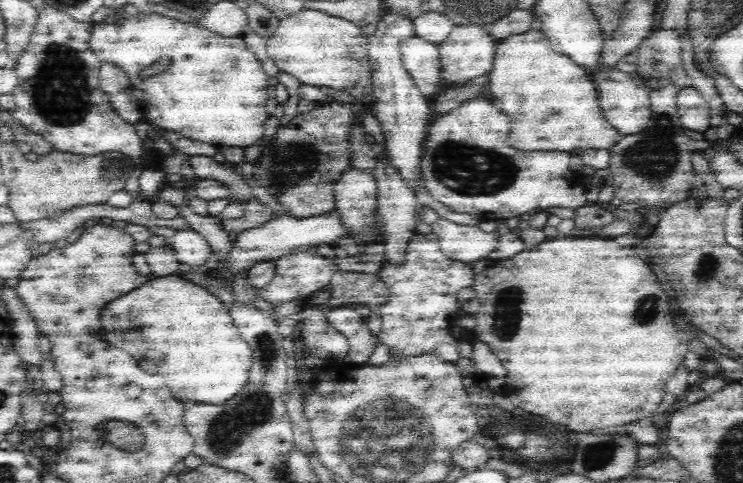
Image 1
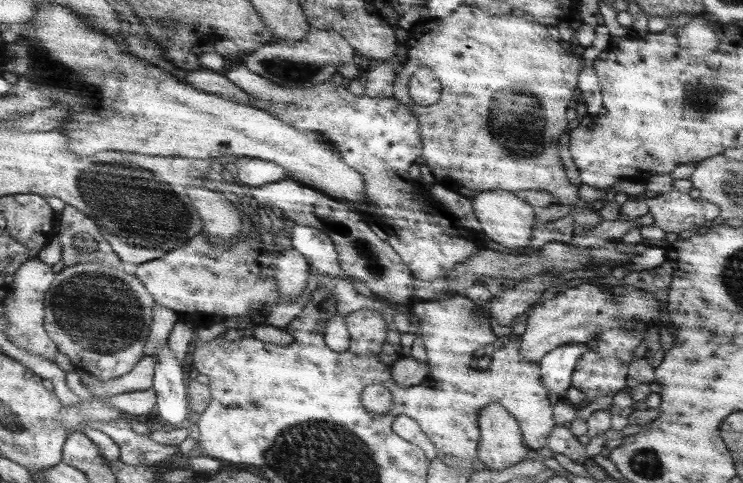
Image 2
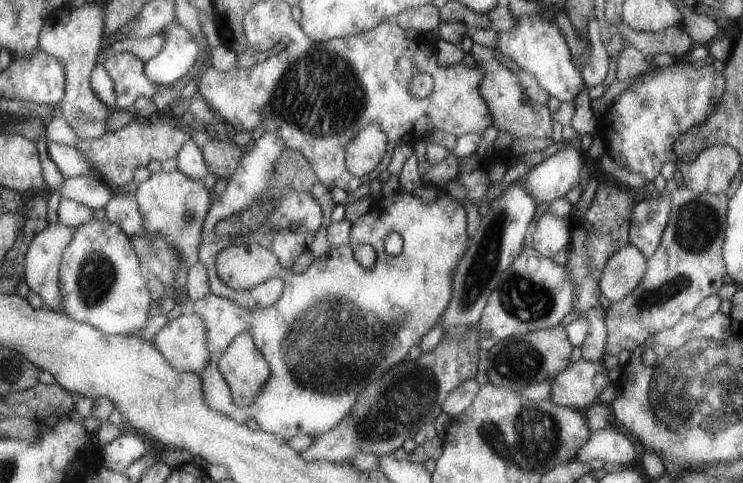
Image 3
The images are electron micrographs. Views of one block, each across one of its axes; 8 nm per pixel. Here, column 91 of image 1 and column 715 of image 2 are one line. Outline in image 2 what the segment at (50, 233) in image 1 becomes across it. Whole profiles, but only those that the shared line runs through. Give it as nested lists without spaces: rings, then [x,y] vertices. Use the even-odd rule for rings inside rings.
[[[671,190],[647,197],[644,202],[653,218],[653,226],[661,228],[664,233],[694,231],[703,222],[718,221],[718,206],[701,198],[693,199],[687,193]]]

